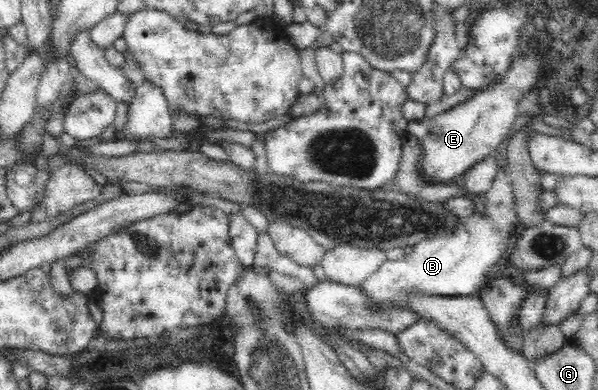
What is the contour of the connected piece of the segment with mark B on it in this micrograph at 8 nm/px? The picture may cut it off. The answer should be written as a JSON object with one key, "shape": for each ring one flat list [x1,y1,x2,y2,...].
{"shape":[[498,167,497,177,495,177,495,185,485,193,484,214,475,211,475,215,471,217,461,218,461,226,457,233,453,233,454,237,433,237,433,239,425,239,421,243,417,243,412,248,412,253,404,255,398,260,385,260,381,265,365,278,365,281,358,285,358,291,362,293,362,297,371,304,371,310,375,314,385,314,386,312,401,312,402,310,411,309,411,303,417,295,437,295,441,298,457,298,459,296,474,295,476,289,491,271,495,271,495,265,502,261,509,251,510,238,514,234,517,225,517,213,515,210,514,196,510,188,510,180,505,168]]}

